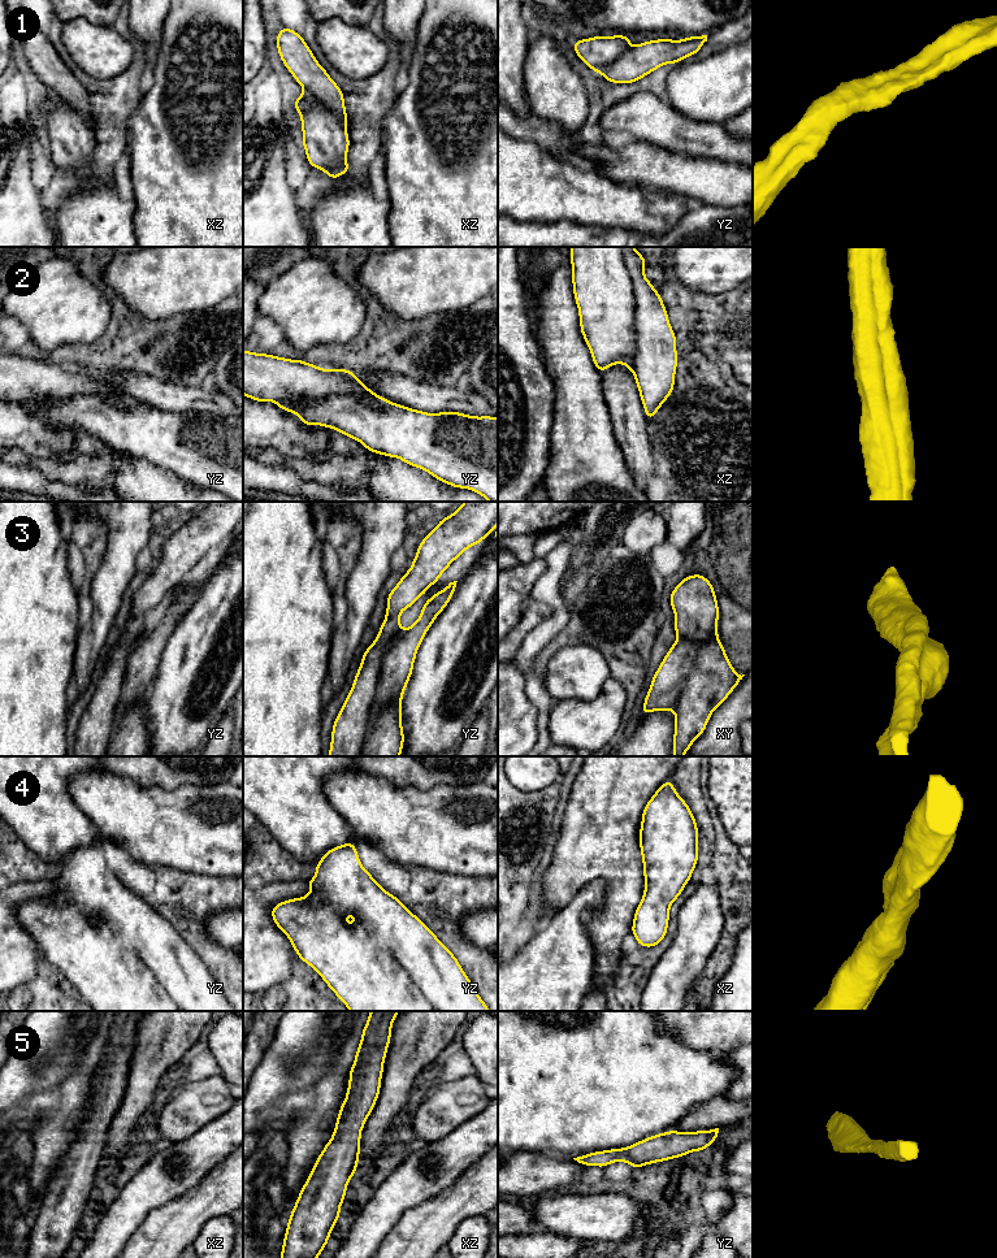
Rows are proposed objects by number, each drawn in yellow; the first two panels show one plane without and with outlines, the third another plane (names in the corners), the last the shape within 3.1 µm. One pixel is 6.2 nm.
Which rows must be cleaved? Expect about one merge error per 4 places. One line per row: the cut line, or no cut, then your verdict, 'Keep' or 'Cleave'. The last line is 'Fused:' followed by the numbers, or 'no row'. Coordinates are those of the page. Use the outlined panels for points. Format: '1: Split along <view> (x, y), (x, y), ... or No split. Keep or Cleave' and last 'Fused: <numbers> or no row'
1: No split. Keep
2: No split. Keep
3: No split. Keep
4: No split. Keep
5: No split. Keep
Fused: no row

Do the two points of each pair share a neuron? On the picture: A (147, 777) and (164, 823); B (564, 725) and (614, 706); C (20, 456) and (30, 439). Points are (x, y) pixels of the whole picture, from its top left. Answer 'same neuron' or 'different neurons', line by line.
A: different neurons
B: same neuron
C: different neurons

